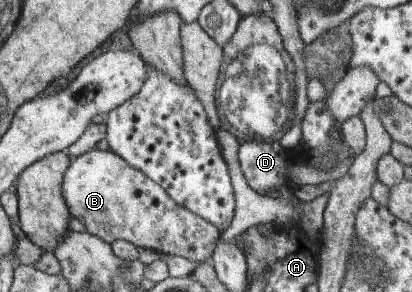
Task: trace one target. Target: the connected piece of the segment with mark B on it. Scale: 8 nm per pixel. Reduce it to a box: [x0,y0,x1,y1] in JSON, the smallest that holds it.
[62,148,221,262]

